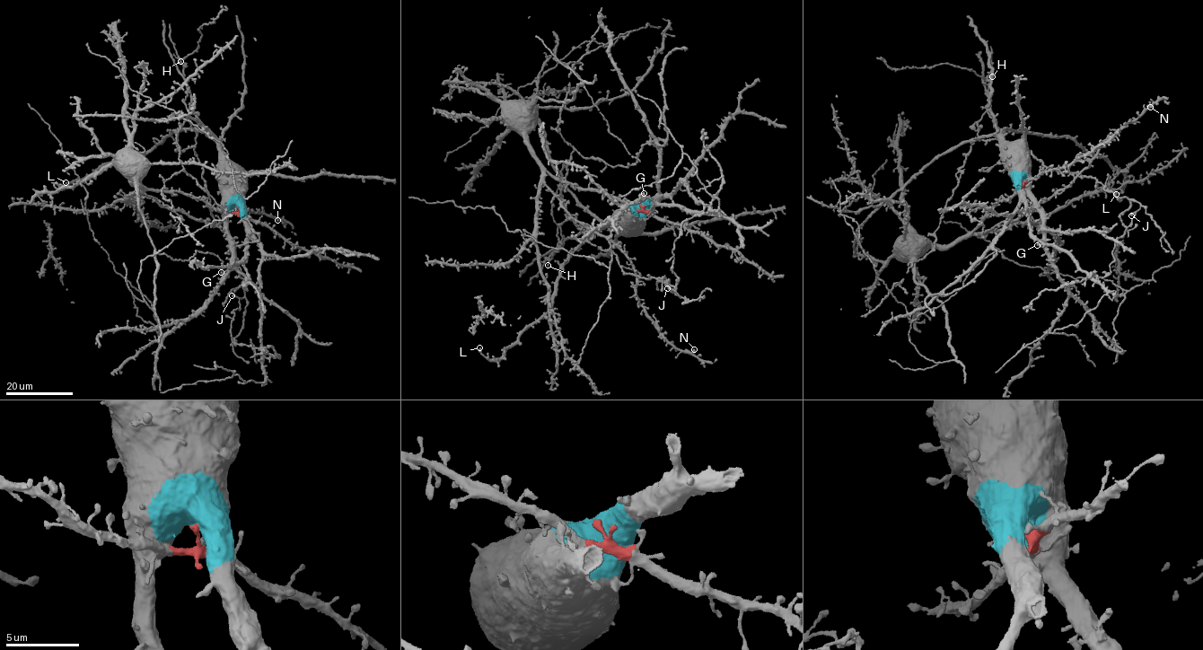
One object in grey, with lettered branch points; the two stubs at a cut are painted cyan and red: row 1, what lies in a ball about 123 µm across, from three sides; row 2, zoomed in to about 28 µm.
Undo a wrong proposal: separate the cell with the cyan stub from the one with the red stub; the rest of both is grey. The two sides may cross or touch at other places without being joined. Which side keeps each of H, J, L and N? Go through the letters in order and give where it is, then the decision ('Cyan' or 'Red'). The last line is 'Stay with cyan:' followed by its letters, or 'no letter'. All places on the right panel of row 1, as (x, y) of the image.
H: Place: (992, 76). Cyan
J: Place: (1131, 215). Cyan
L: Place: (1116, 194). Cyan
N: Place: (1150, 107). Red
Stay with cyan: H, J, L

